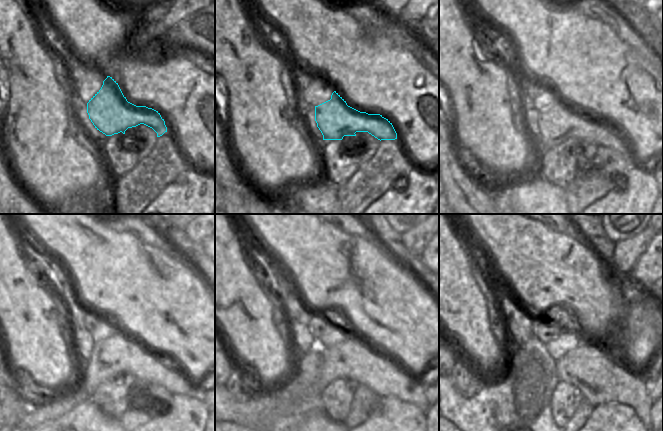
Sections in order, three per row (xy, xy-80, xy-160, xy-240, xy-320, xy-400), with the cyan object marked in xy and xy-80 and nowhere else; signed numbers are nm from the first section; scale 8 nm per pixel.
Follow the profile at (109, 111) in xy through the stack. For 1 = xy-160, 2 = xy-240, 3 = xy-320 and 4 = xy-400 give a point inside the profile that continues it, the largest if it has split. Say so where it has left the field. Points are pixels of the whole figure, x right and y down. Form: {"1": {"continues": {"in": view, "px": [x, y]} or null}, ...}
{"1": {"continues": {"in": "xy-160", "px": [559, 123]}}, "2": {"continues": {"in": "xy-240", "px": [117, 354]}}, "3": {"continues": {"in": "xy-320", "px": [352, 359]}}, "4": {"continues": {"in": "xy-400", "px": [599, 379]}}}

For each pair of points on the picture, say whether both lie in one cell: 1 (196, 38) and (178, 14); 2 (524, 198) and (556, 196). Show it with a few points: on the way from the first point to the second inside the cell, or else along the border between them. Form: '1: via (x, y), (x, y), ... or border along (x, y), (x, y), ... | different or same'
1: border along (198, 10), (186, 15), (162, 32) | different
2: via (532, 198), (548, 198) | same

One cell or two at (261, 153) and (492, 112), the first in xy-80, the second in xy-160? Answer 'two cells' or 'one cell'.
one cell

